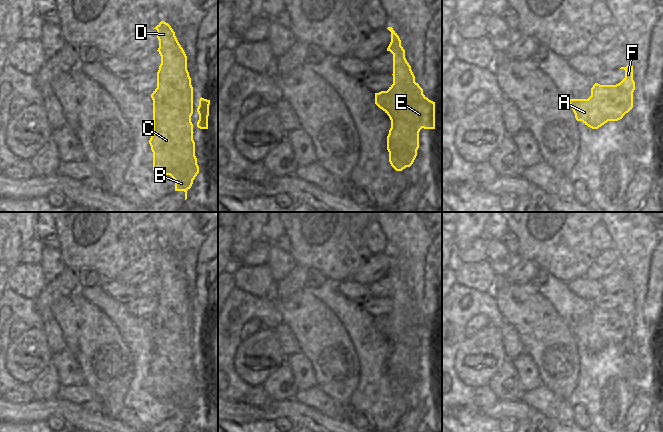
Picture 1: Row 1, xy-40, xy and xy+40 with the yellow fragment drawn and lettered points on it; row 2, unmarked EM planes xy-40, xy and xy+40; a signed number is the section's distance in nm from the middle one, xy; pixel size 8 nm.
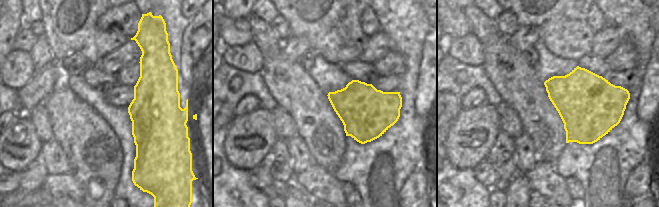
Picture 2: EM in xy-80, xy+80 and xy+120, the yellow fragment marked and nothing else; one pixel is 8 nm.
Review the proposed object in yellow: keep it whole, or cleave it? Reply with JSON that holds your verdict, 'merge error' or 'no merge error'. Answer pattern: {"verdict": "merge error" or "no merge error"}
{"verdict": "merge error"}

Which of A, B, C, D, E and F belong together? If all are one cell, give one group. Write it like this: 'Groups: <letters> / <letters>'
Groups: A F / B C D E.

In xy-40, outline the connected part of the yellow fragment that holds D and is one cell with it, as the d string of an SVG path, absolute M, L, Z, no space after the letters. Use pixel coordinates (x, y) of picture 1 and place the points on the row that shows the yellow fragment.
M161 21L154 29L157 30L159 40L158 52L161 56L161 64L157 72L157 88L151 94L153 100L153 134L149 140L153 152L153 170L158 175L170 175L175 180L175 191L184 191L185 200L187 190L191 188L193 180L199 173L199 166L195 156L195 142L193 140L193 87L187 70L187 56L179 44L175 32L171 26Z

